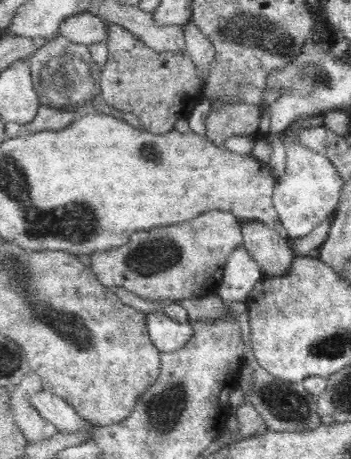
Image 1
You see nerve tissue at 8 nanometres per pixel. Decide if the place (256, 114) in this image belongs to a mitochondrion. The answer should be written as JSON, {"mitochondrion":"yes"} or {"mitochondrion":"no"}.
{"mitochondrion":"no"}

